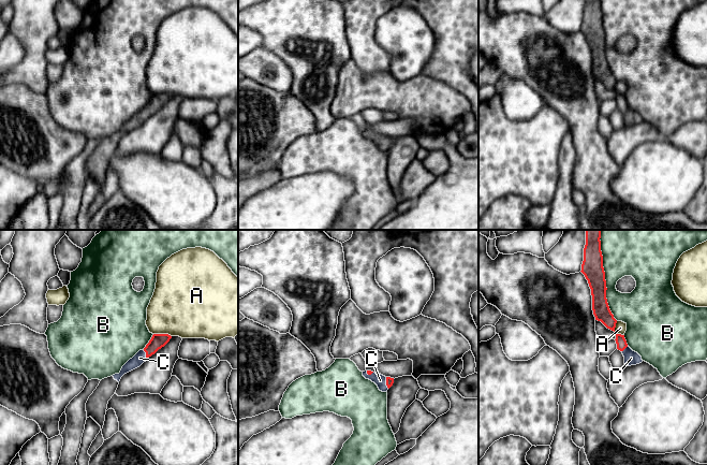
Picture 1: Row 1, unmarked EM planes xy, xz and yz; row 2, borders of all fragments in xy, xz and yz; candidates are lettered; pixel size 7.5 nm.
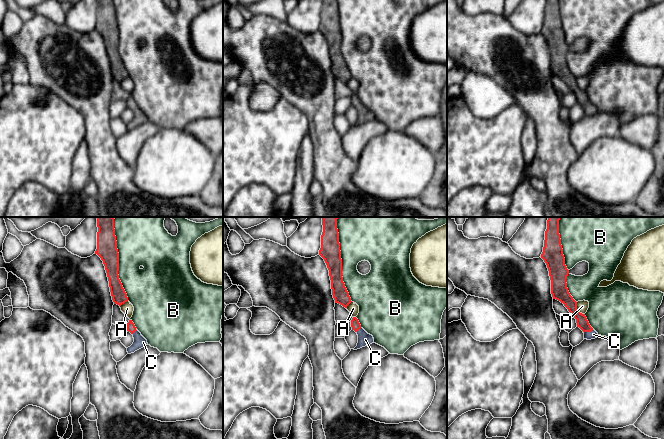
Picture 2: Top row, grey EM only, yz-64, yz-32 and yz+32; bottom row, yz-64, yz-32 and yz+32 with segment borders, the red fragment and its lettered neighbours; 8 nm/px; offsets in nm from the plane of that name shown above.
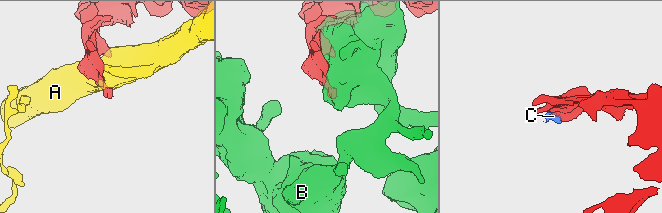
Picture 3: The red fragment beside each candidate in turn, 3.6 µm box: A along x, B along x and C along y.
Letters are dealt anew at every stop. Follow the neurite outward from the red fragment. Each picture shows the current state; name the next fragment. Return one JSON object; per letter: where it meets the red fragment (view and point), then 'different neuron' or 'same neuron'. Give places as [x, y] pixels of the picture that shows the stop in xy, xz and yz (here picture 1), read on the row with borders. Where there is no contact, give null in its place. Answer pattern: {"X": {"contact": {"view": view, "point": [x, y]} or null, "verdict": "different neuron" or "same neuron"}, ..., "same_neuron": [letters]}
{"A": {"contact": {"view": "xy", "point": [162, 334]}, "verdict": "different neuron"}, "B": {"contact": {"view": "yz", "point": [604, 275]}, "verdict": "different neuron"}, "C": {"contact": {"view": "xy", "point": [146, 353]}, "verdict": "same neuron"}, "same_neuron": ["C"]}

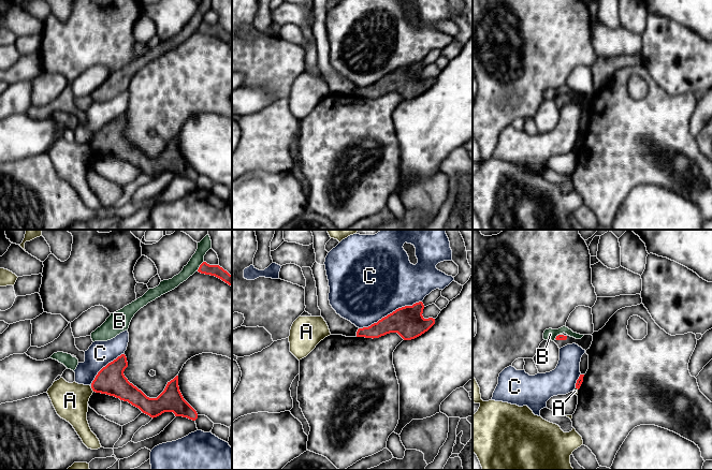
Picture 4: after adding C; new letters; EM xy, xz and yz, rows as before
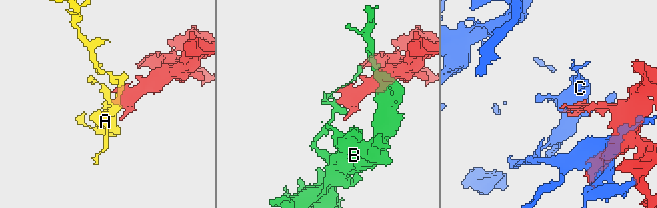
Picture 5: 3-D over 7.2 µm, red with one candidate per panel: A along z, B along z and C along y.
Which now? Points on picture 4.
{"A": {"contact": {"view": "xy", "point": [91, 387]}, "verdict": "different neuron"}, "B": {"contact": {"view": "xy", "point": [200, 266]}, "verdict": "different neuron"}, "C": {"contact": {"view": "xz", "point": [390, 313]}, "verdict": "different neuron"}, "same_neuron": []}

